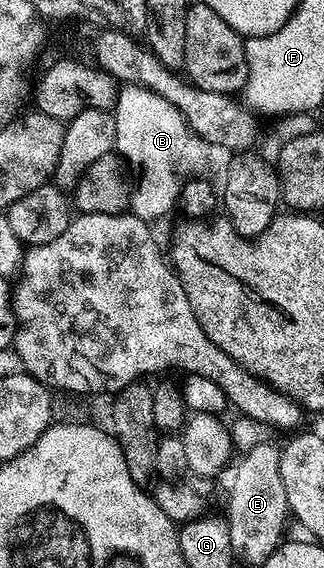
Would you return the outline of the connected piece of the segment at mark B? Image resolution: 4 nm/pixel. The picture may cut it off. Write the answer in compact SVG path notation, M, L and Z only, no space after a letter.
M122 85L120 89L116 91L116 105L113 106L111 113L115 120L115 140L113 141L113 144L116 153L124 159L130 171L137 170L137 182L135 178L135 185L131 190L131 212L136 216L136 218L142 218L144 222L153 224L156 223L156 218L161 218L164 214L171 213L173 205L175 205L176 202L178 205L179 199L182 197L183 191L190 180L209 180L205 178L211 177L215 178L218 181L217 183L223 184L231 177L231 167L235 161L235 154L227 148L223 148L222 145L209 143L207 140L197 135L189 126L185 115L179 110L179 108L175 108L173 104L163 99L161 96L156 95L155 92L148 90L148 88L135 85Z

